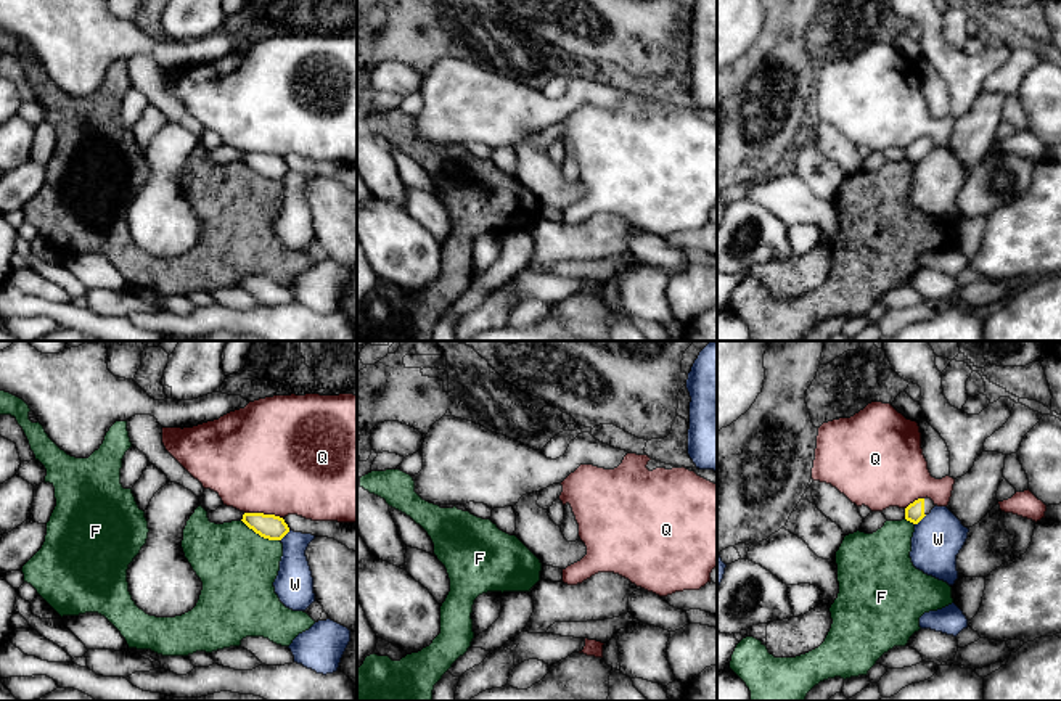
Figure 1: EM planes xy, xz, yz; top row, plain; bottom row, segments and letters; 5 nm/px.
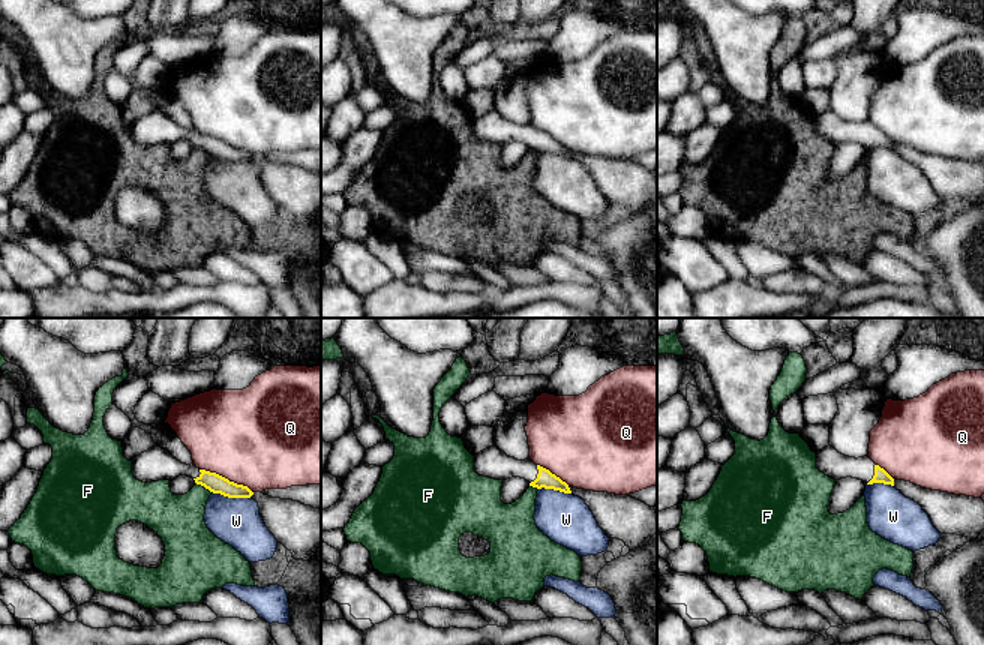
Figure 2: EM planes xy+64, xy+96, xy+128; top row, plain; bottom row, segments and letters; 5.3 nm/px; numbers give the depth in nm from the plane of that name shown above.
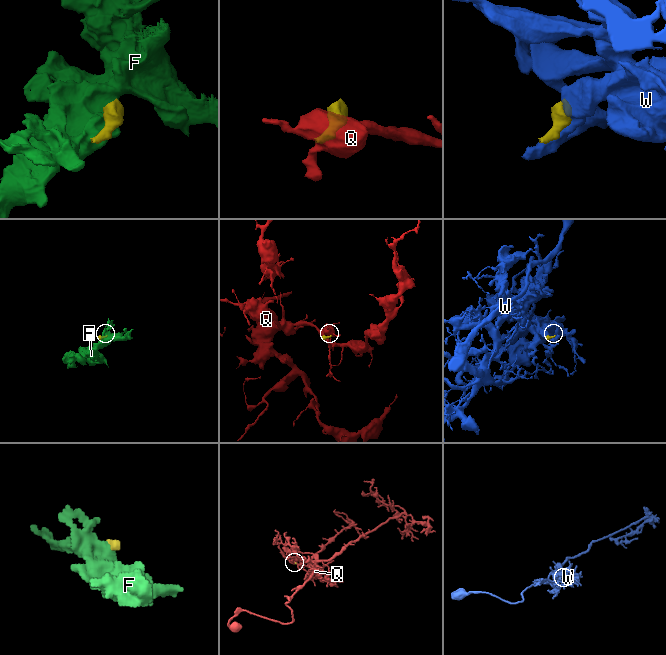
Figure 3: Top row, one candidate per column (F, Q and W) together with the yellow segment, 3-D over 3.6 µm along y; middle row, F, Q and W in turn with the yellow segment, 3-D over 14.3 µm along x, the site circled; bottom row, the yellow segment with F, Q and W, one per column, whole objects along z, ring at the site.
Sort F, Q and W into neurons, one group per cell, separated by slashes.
F / Q / W

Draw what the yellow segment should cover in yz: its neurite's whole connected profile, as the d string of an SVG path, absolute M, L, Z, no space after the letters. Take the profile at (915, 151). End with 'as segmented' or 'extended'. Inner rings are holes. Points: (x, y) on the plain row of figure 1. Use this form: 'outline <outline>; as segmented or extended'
outline M918 138L905 148L905 159L918 164L934 146L931 138Z; extended

